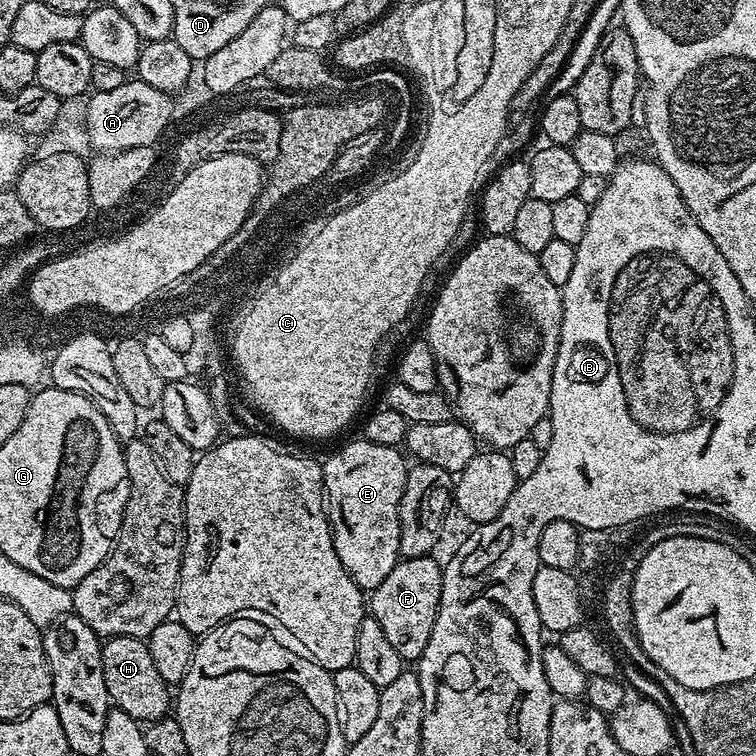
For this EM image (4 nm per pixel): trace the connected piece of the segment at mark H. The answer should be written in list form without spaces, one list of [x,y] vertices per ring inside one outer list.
[[[110,636],[103,641],[100,653],[102,678],[106,678],[108,698],[115,707],[126,710],[126,714],[144,724],[163,720],[169,715],[172,708],[172,692],[155,669],[154,658],[151,657],[145,641]]]

